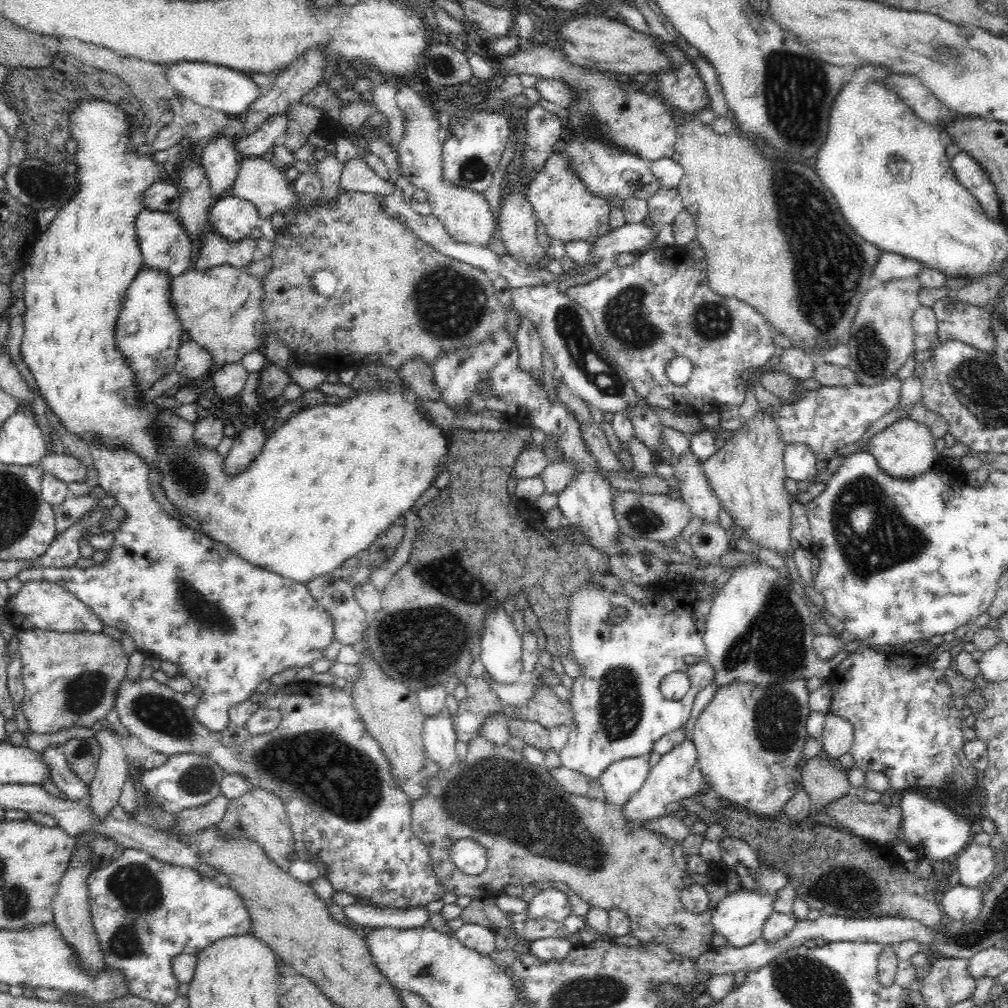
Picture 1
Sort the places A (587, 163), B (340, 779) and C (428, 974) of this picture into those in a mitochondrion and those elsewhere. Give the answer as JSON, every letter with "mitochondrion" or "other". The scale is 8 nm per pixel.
{"A":"mitochondrion","B":"mitochondrion","C":"mitochondrion"}

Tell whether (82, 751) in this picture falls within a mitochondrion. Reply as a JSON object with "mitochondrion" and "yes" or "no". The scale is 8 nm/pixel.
{"mitochondrion":"yes"}

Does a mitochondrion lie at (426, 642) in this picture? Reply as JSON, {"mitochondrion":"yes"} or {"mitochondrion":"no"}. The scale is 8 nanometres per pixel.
{"mitochondrion":"yes"}

